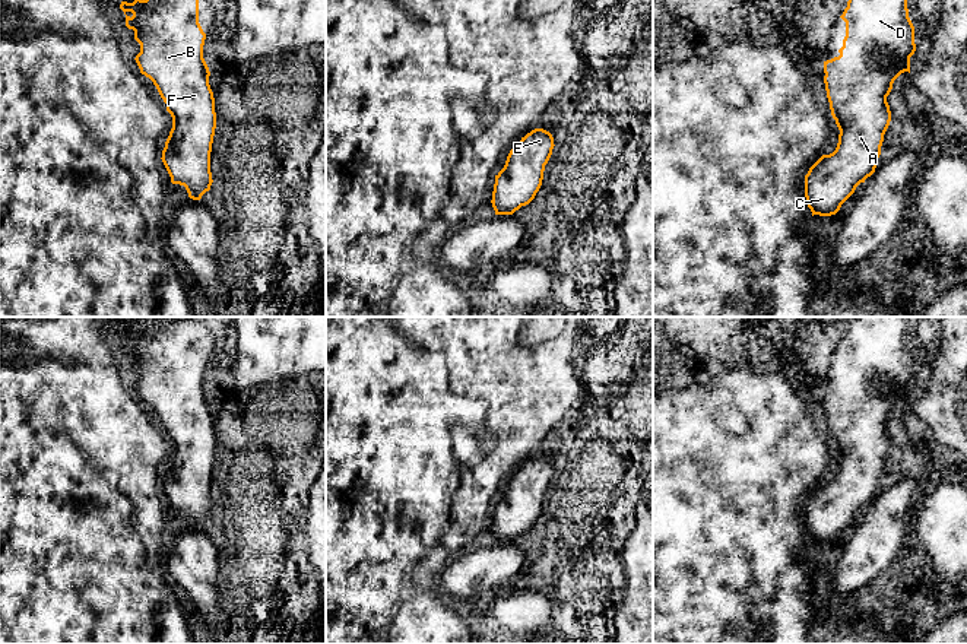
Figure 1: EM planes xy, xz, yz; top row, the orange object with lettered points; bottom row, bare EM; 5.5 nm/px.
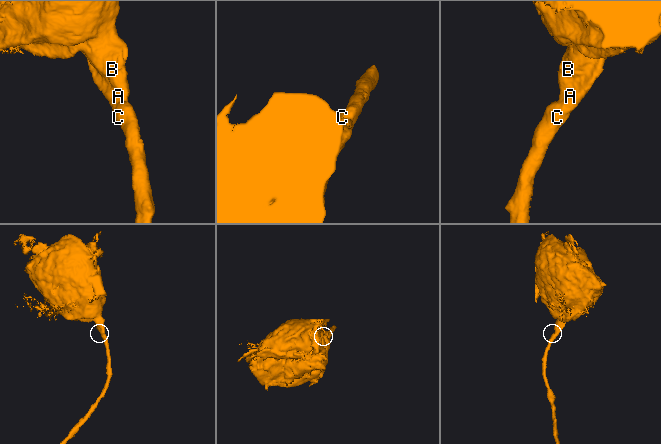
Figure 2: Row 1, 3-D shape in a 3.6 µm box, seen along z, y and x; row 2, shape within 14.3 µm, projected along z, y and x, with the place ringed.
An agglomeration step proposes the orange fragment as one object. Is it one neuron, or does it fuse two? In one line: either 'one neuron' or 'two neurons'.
one neuron

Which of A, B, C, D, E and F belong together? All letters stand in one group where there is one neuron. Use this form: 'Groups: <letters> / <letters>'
Groups: A B C D E F

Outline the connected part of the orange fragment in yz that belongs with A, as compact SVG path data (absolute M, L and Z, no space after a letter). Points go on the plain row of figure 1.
M856 317L840 345L846 349L846 364L843 374L838 377L840 383L824 388L827 425L840 461L836 478L822 482L805 502L805 524L812 543L836 542L856 514L875 499L884 461L891 448L887 423L894 407L904 399L910 400L910 384L916 378L914 353L909 345L904 317Z

